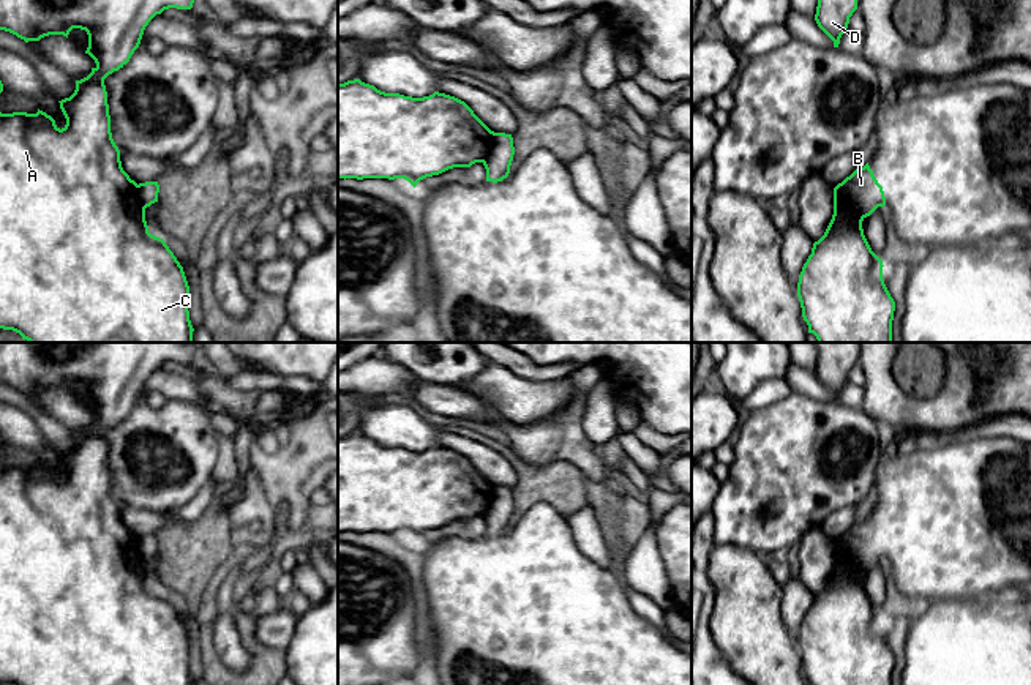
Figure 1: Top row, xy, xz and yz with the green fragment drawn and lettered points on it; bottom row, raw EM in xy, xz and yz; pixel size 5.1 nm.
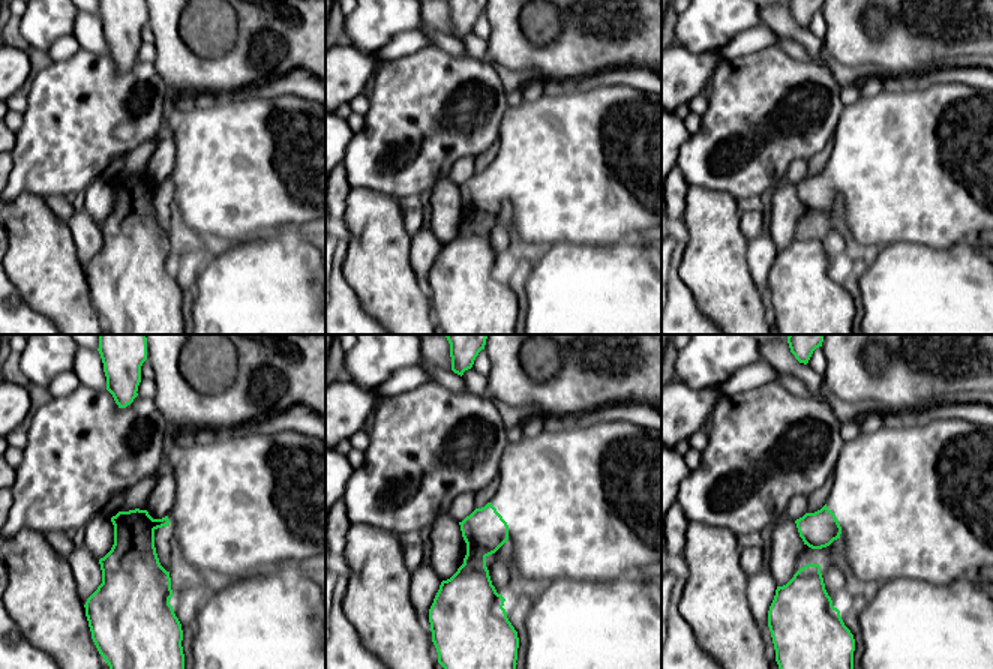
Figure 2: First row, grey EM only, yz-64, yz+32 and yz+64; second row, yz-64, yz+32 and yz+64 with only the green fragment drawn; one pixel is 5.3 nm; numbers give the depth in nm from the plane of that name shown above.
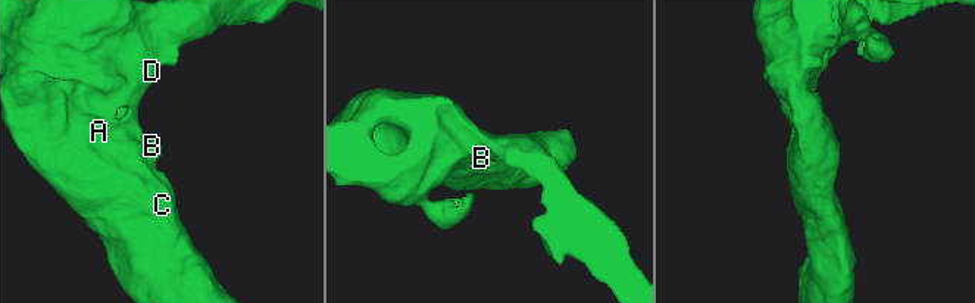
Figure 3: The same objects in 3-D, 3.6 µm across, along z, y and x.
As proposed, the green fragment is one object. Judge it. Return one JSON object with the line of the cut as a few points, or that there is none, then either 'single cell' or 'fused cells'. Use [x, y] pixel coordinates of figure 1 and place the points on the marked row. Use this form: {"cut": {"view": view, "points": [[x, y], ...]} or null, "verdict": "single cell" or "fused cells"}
{"cut": {"view": "yz", "points": [[834, 191], [862, 220]]}, "verdict": "fused cells"}

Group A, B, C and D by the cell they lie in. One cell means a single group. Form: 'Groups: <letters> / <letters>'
Groups: A C D / B

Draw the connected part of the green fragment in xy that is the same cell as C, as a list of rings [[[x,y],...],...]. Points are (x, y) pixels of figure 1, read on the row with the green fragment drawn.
[[[0,0],[0,30],[9,32],[17,38],[39,41],[49,35],[63,35],[68,38],[73,28],[85,30],[88,35],[88,54],[96,66],[92,73],[76,80],[76,90],[69,98],[60,103],[66,125],[60,129],[55,120],[46,112],[0,112],[0,328],[13,330],[28,342],[193,342],[193,325],[189,320],[189,286],[183,267],[169,249],[166,241],[148,232],[145,208],[139,197],[139,186],[123,170],[120,150],[111,133],[111,115],[104,79],[123,68],[134,51],[139,47],[148,22],[164,9],[191,9],[194,0]]]

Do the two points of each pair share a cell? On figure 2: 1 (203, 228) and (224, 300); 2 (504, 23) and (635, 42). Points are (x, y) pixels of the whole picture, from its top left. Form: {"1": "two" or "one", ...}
{"1": "two", "2": "one"}

